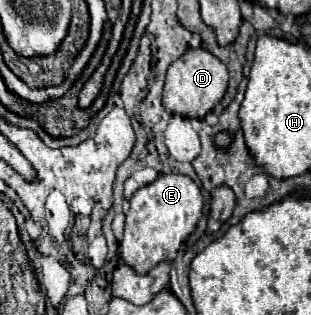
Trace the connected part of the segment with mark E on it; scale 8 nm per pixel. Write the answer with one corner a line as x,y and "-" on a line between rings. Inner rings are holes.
160,174
154,182
138,188
130,198
120,258
140,274
146,274
162,260
174,260
180,246
196,228
202,216
202,204
198,184
184,174

